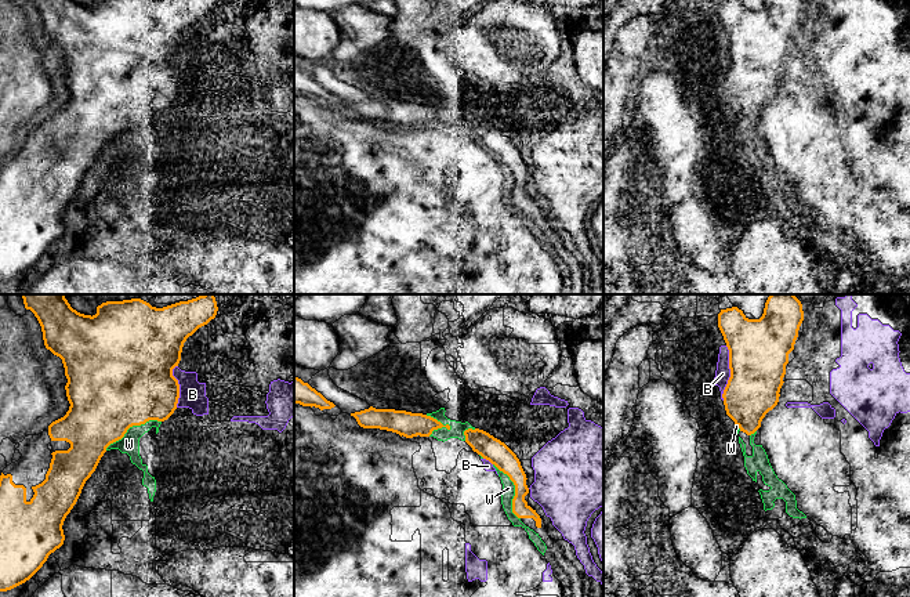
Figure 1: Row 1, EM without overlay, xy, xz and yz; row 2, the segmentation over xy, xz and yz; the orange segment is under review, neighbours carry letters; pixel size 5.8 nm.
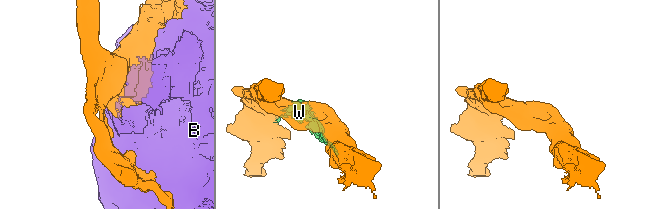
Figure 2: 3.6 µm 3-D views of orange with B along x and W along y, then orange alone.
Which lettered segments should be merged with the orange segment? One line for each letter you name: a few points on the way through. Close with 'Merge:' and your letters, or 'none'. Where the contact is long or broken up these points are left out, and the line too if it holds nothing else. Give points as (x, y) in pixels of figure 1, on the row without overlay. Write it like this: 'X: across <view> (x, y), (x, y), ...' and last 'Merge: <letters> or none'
Merge: none

